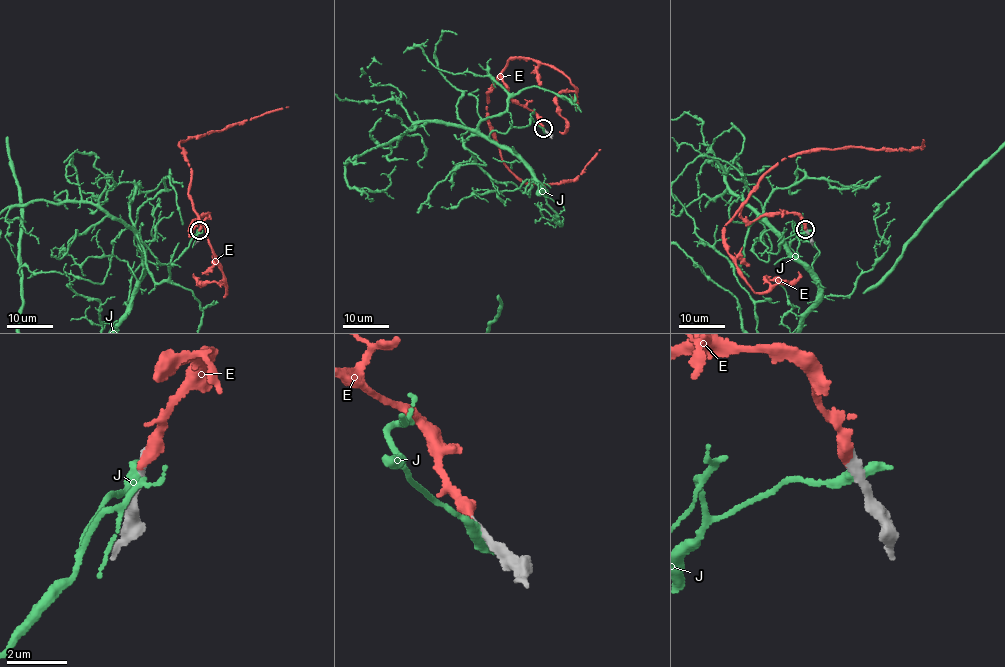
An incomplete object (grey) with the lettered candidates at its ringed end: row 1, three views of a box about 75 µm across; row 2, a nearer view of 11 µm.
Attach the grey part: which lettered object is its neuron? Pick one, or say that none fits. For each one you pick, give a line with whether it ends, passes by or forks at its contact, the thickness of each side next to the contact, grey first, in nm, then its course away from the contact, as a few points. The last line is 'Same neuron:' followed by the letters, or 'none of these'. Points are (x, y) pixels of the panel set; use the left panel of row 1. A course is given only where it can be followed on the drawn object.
E: it ends | 300/400 nm | via (198, 230), (207, 214), (192, 220), (189, 231), (198, 216), (189, 194), (190, 168), (178, 145), (288, 106)
Same neuron: E

